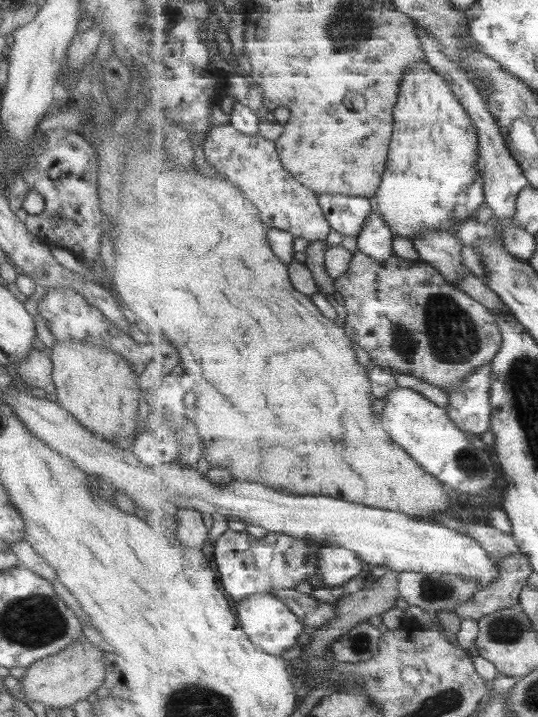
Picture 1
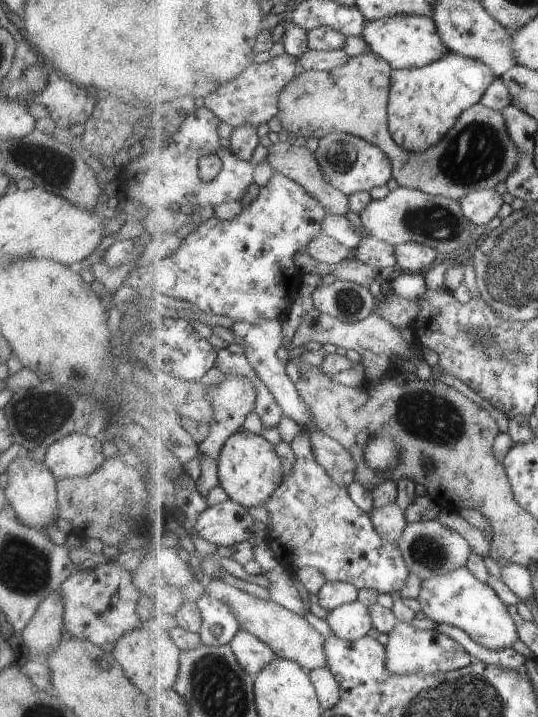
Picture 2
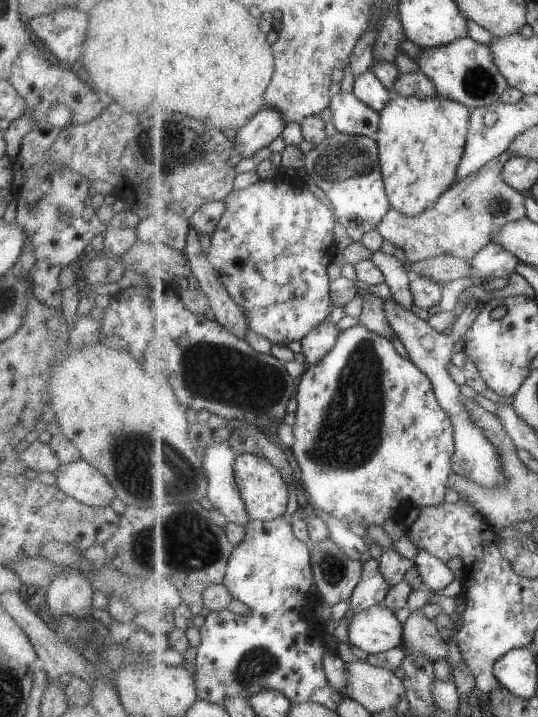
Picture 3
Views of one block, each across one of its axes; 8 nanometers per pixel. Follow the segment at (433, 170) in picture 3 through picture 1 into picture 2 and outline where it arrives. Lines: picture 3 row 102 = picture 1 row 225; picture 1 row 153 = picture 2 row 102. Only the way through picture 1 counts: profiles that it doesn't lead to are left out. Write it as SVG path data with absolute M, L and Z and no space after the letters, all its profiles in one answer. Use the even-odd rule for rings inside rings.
M453 51L424 67L393 69L388 123L395 142L411 152L425 152L439 144L461 114L479 103L497 78L491 66Z

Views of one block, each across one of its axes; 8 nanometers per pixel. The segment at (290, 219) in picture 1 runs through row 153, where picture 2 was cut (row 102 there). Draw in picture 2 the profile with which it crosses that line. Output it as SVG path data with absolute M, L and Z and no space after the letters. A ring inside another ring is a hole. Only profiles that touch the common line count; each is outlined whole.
M287 52L283 56L271 57L266 62L253 63L235 80L224 83L213 94L209 94L204 99L205 106L234 128L245 124L253 124L257 128L259 124L267 124L271 118L278 117L281 93L301 71L299 58Z

